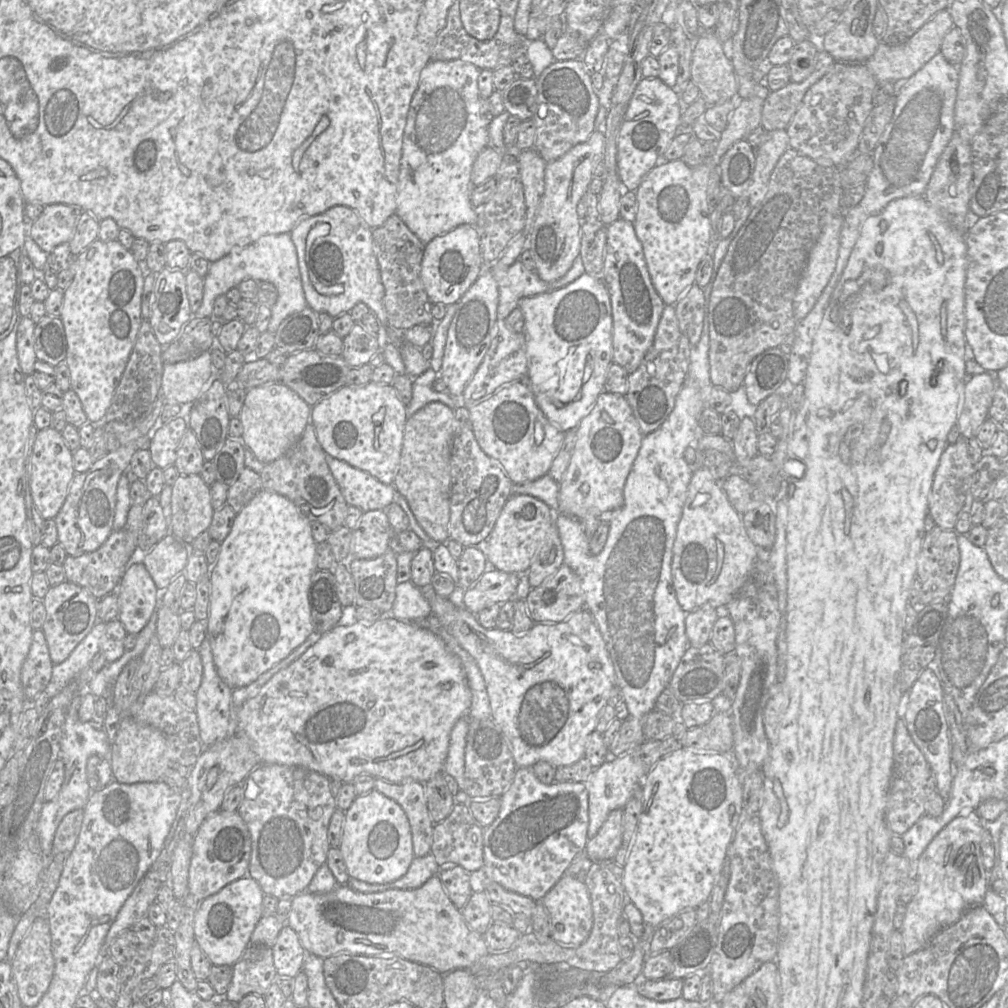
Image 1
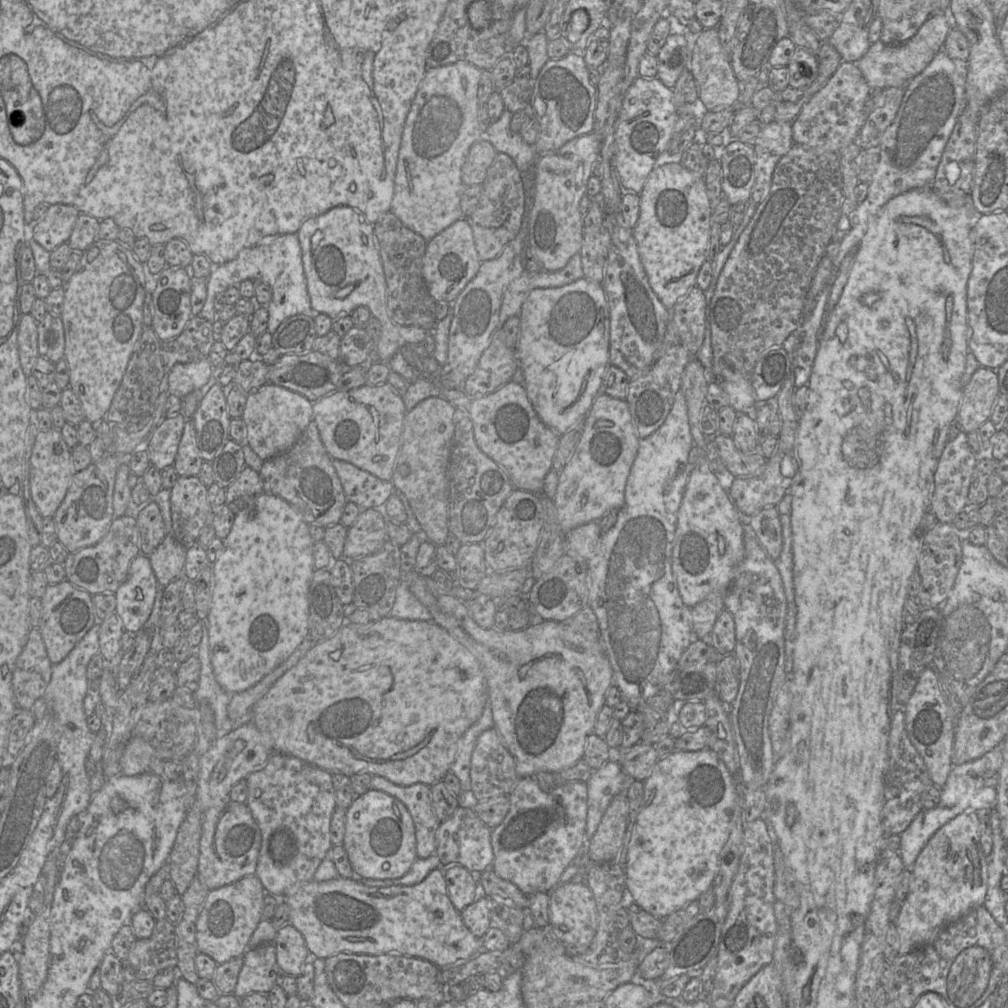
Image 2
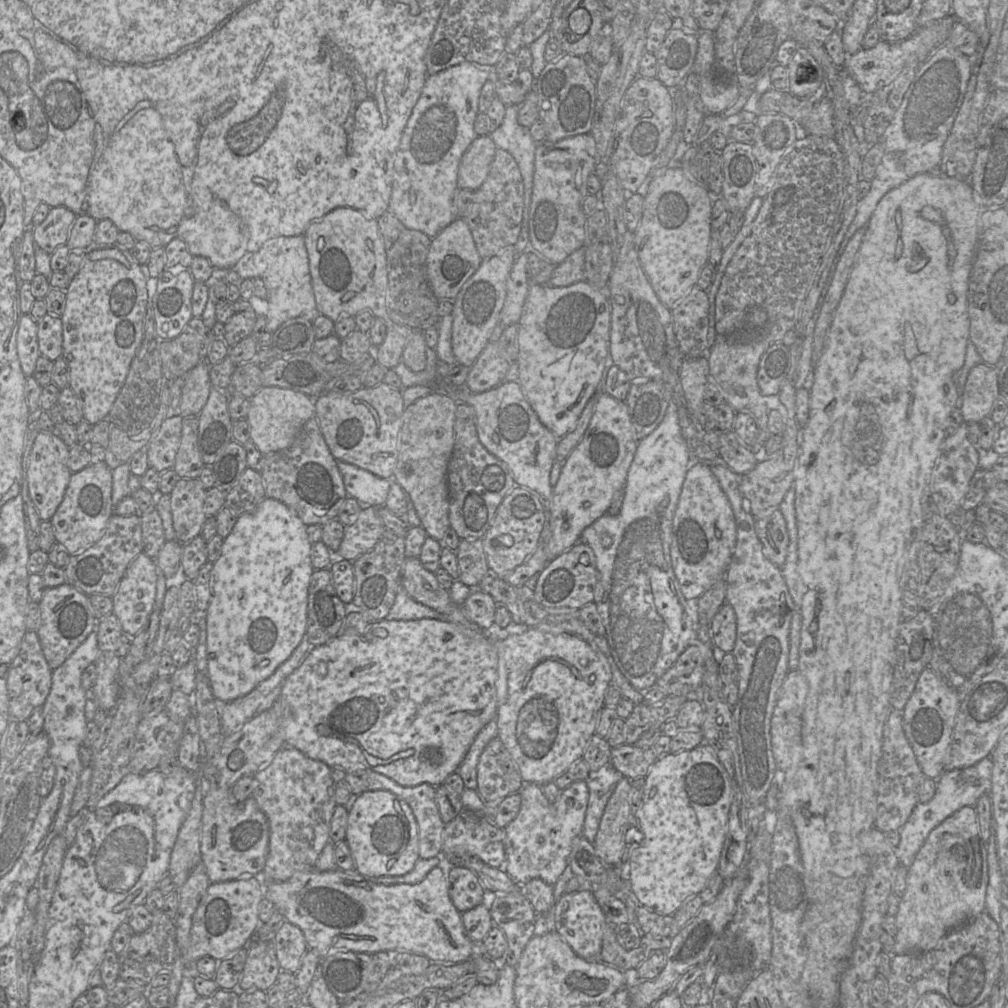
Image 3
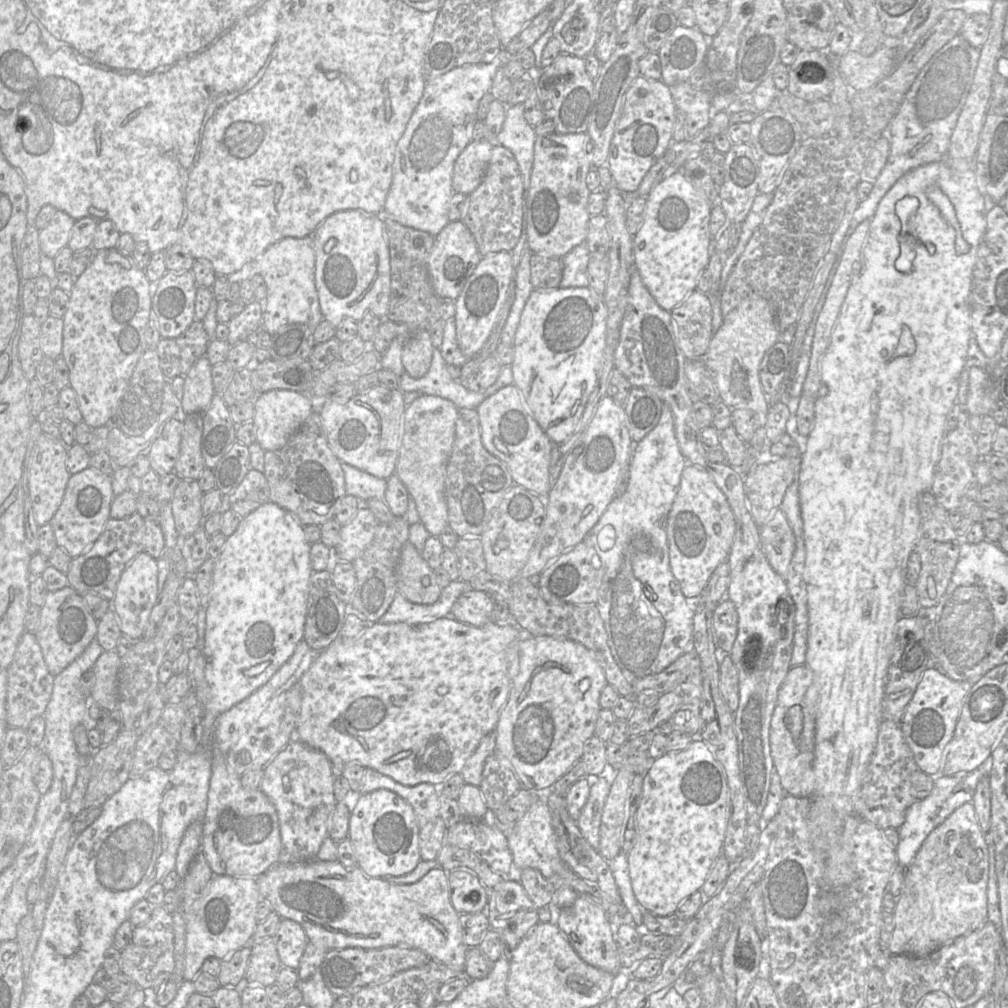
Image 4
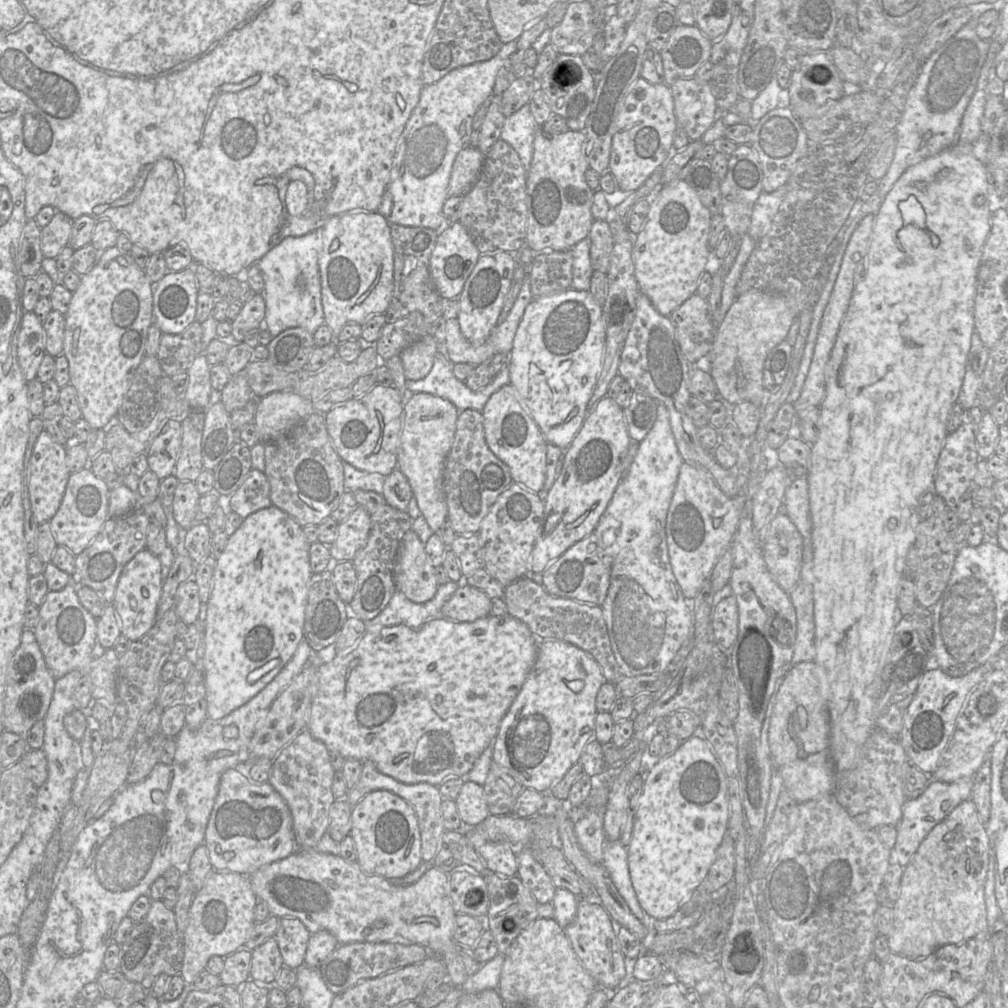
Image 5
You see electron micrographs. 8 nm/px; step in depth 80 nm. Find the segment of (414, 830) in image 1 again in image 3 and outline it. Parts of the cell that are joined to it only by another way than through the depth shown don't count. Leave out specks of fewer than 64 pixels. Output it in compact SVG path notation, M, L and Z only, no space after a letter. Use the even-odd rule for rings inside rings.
M368 771L367 790L391 791L404 799L417 822L419 857L429 859L441 854L445 824L435 798L436 787L427 783L402 786L383 774Z

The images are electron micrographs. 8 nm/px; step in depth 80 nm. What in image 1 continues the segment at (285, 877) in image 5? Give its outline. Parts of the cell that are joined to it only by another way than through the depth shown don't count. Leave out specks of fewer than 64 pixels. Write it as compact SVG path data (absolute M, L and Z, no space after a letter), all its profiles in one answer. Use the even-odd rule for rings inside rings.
M438 874L429 878L419 888L413 889L363 893L341 884L323 894L304 891L292 898L286 924L296 932L307 954L314 954L323 959L342 952L366 956L400 956L430 966L445 975L456 969L470 968L490 952L484 935L473 931L467 925L462 911L458 910L448 897Z

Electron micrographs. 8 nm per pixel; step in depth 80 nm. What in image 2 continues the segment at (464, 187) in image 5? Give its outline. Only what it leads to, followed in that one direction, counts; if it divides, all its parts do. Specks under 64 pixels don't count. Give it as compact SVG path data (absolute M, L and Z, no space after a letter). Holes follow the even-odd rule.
M481 138L475 142L470 148L462 167L462 181L464 185L482 185L497 153L494 146L486 138Z

